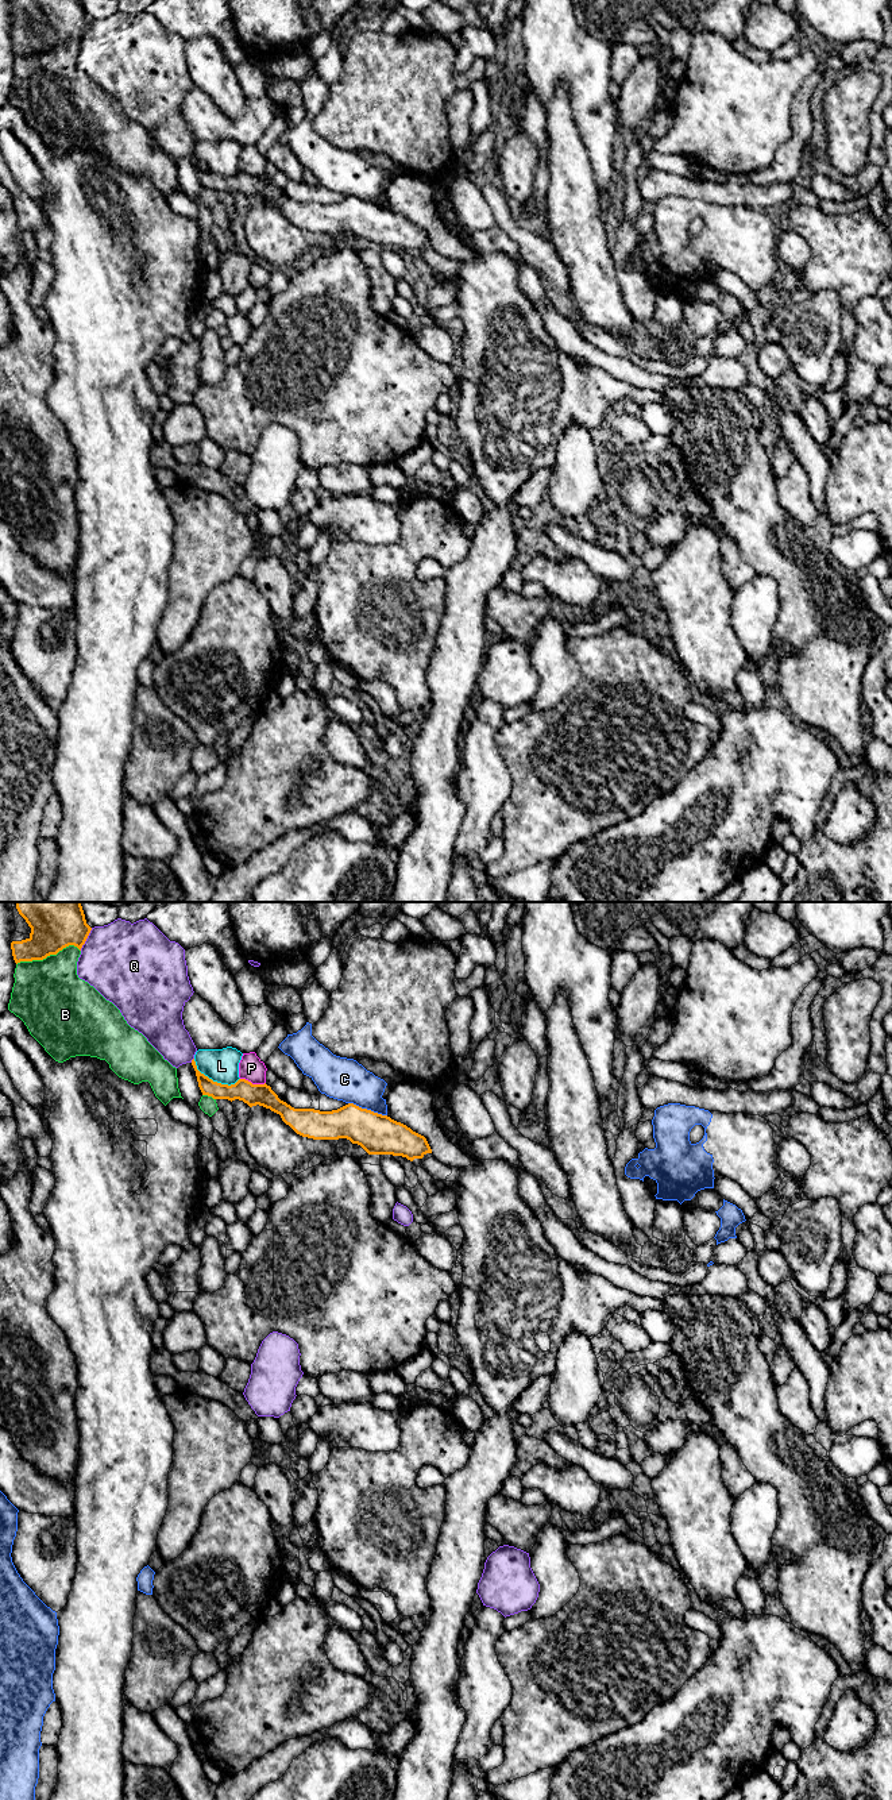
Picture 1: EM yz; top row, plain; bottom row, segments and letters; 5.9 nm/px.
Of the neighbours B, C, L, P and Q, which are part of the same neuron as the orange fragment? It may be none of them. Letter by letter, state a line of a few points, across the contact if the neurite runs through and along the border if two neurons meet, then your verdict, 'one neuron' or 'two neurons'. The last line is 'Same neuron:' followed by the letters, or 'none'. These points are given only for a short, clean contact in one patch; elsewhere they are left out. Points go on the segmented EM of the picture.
B: two neurons
C: two neurons
L: line yz (193, 1059), (197, 1068), (213, 1080), (234, 1084), (239, 1079); two neurons
P: line yz (240, 1078), (253, 1083), (265, 1083); two neurons
Q: two neurons
Same neuron: none

